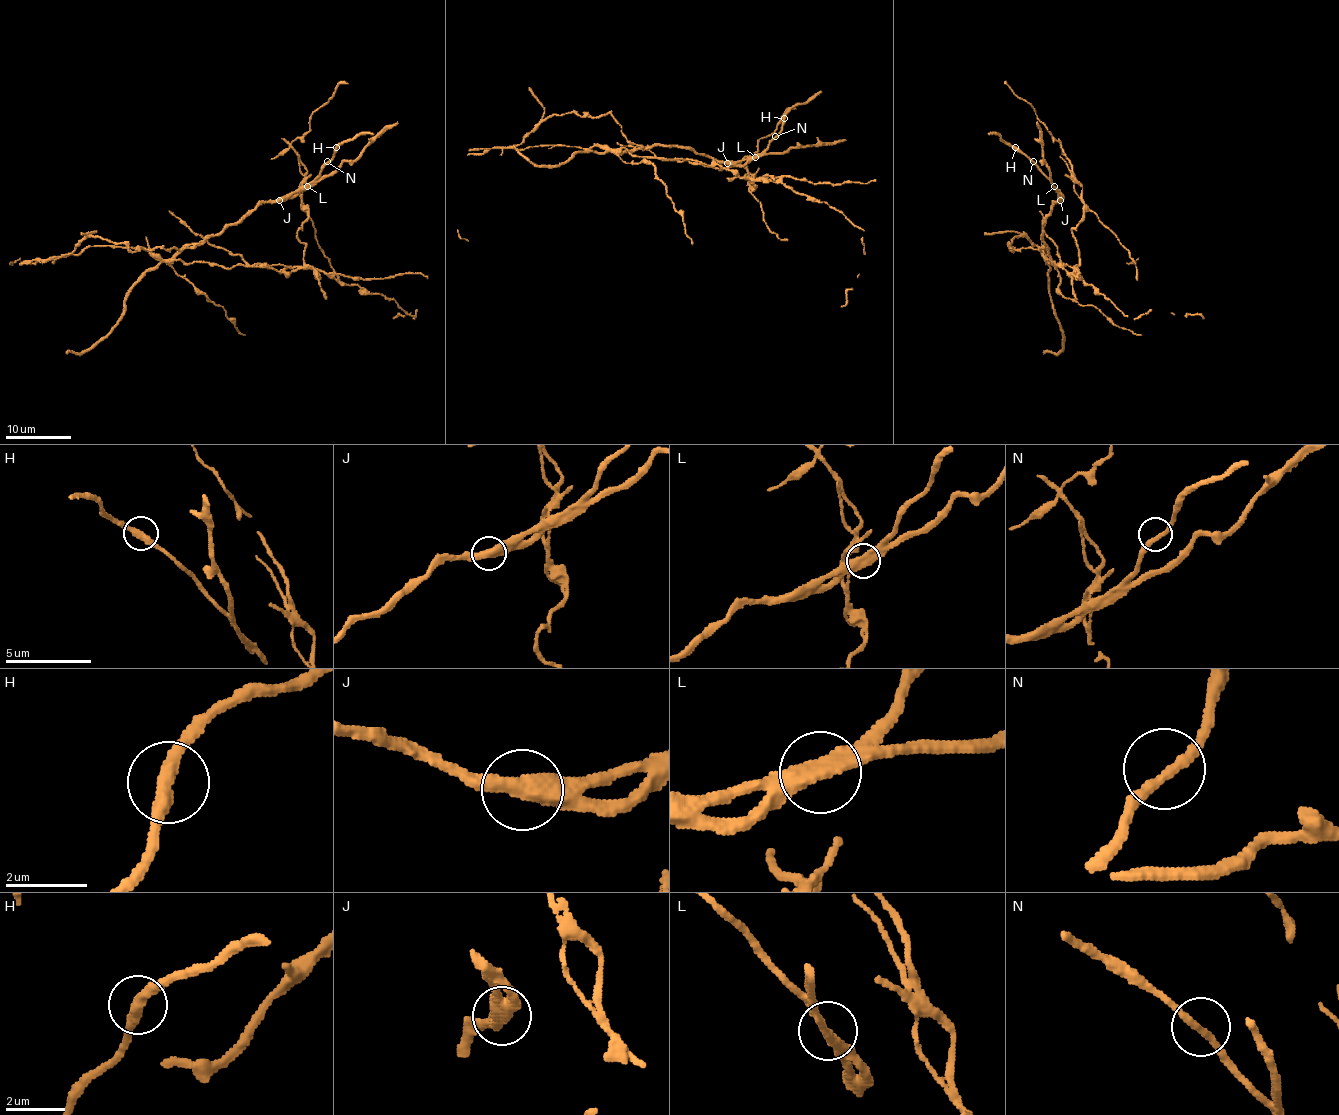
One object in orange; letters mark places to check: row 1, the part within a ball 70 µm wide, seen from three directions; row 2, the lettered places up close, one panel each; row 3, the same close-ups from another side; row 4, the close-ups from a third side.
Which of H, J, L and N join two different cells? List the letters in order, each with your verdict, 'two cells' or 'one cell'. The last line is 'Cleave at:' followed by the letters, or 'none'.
H: one cell
J: two cells
L: two cells
N: one cell
Cleave at: J, L

